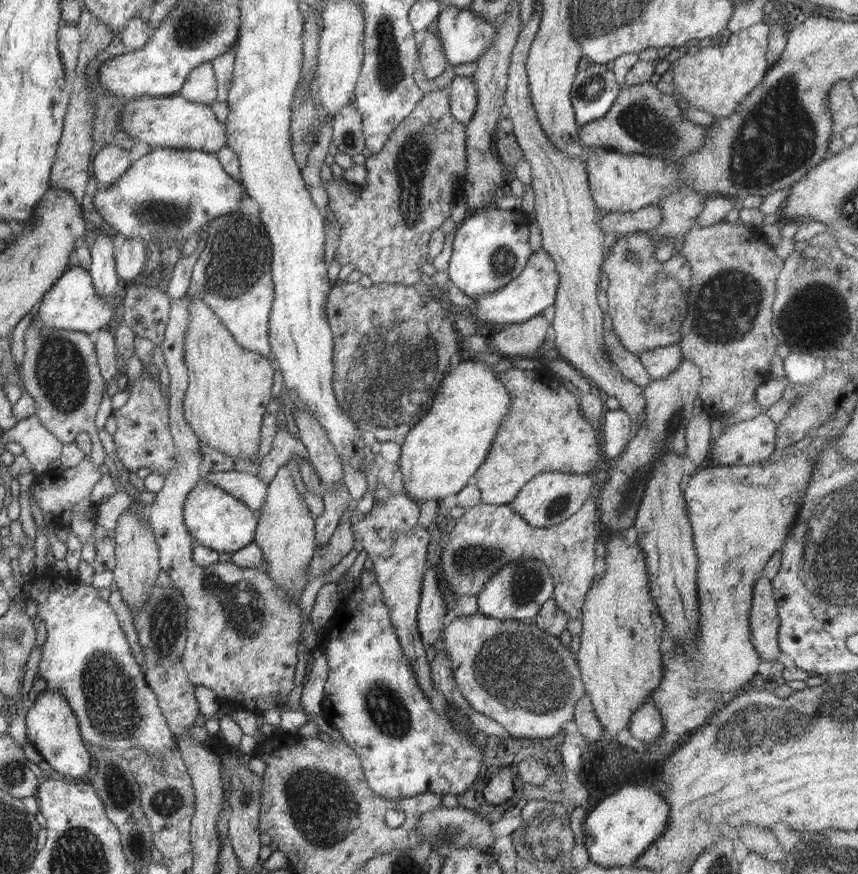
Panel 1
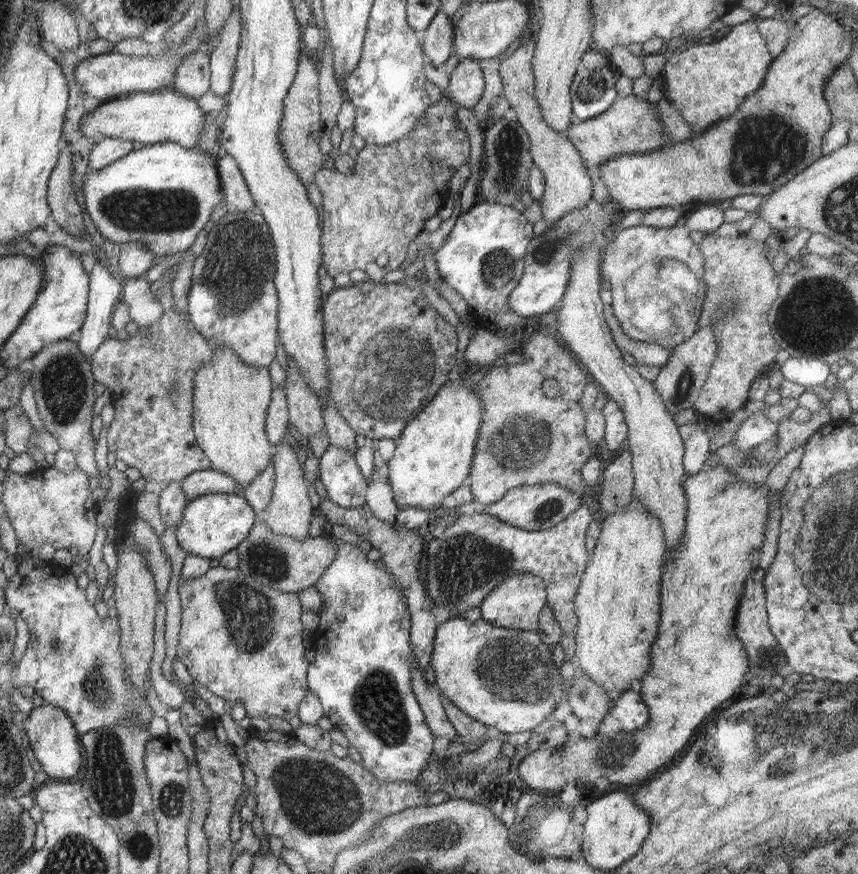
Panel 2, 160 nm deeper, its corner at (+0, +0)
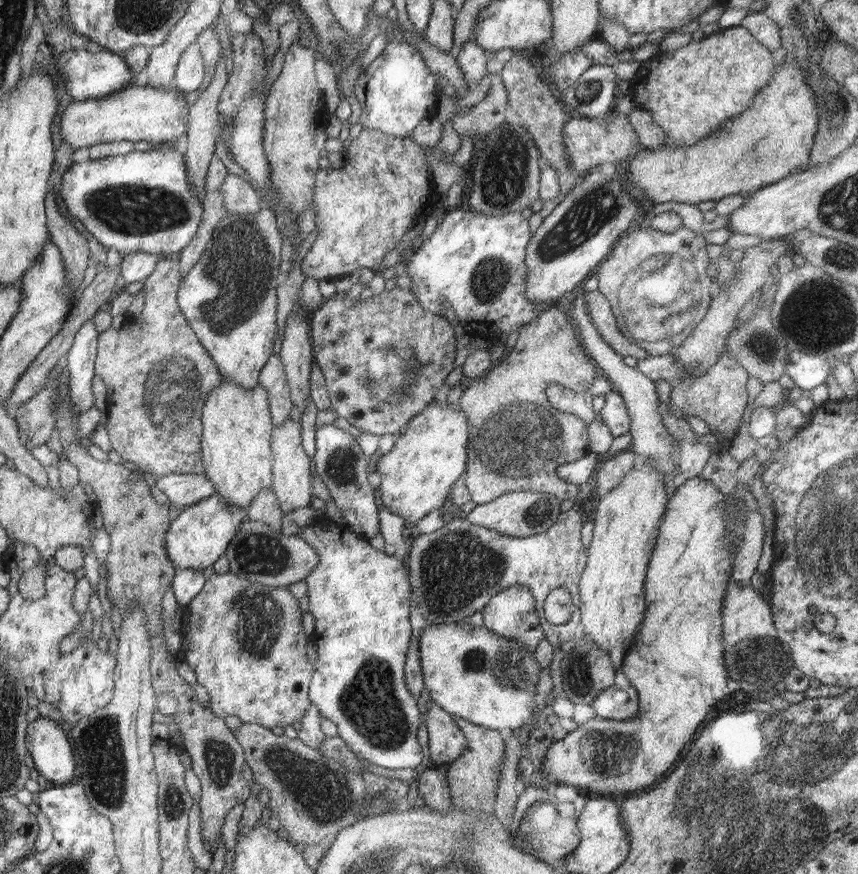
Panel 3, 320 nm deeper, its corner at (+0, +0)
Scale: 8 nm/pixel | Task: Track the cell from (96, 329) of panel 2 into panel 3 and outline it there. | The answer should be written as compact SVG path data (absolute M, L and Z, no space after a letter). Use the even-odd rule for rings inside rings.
M91 318L76 333L73 345L66 354L66 375L70 377L71 402L75 403L75 410L79 410L80 414L95 406L92 379L95 375L99 334Z

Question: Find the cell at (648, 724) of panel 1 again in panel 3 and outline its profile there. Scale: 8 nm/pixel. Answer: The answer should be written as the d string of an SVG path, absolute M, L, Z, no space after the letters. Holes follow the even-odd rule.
M614 684L605 688L591 705L598 717L618 722L636 718L640 708L637 690L632 685L619 687Z

